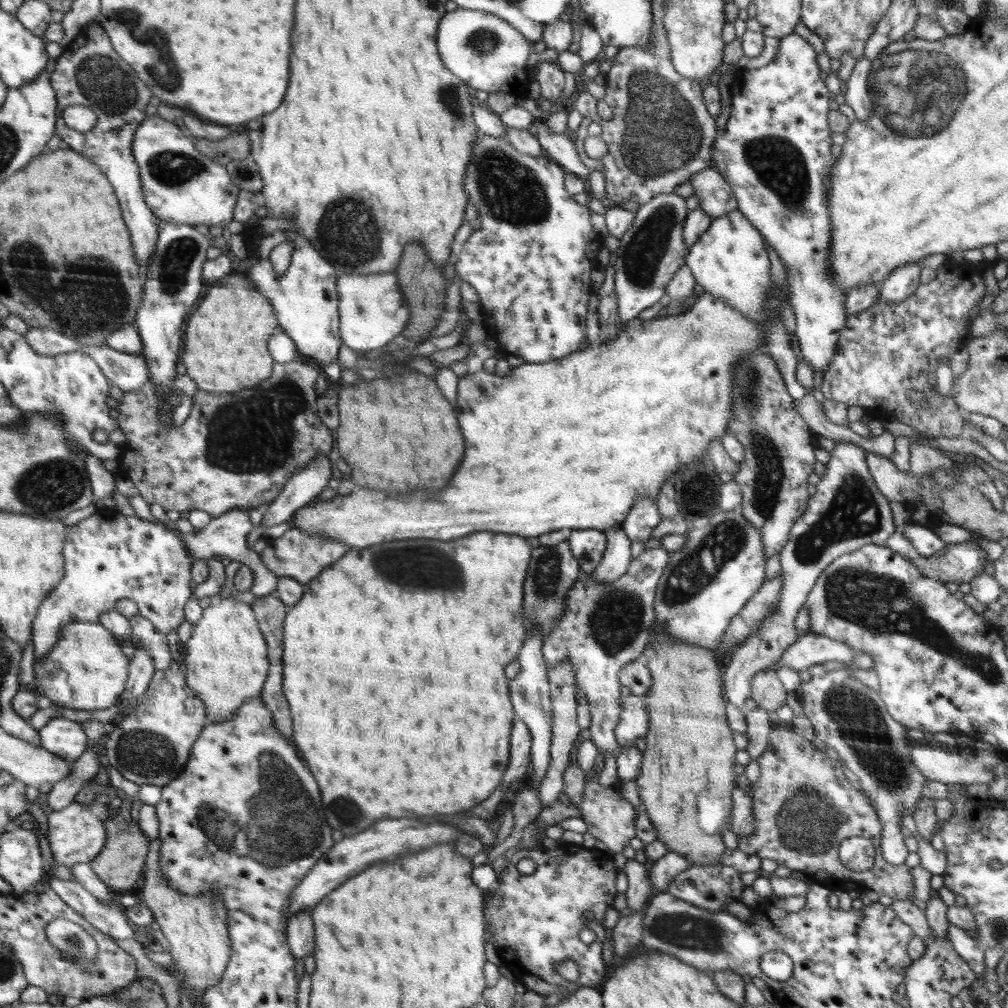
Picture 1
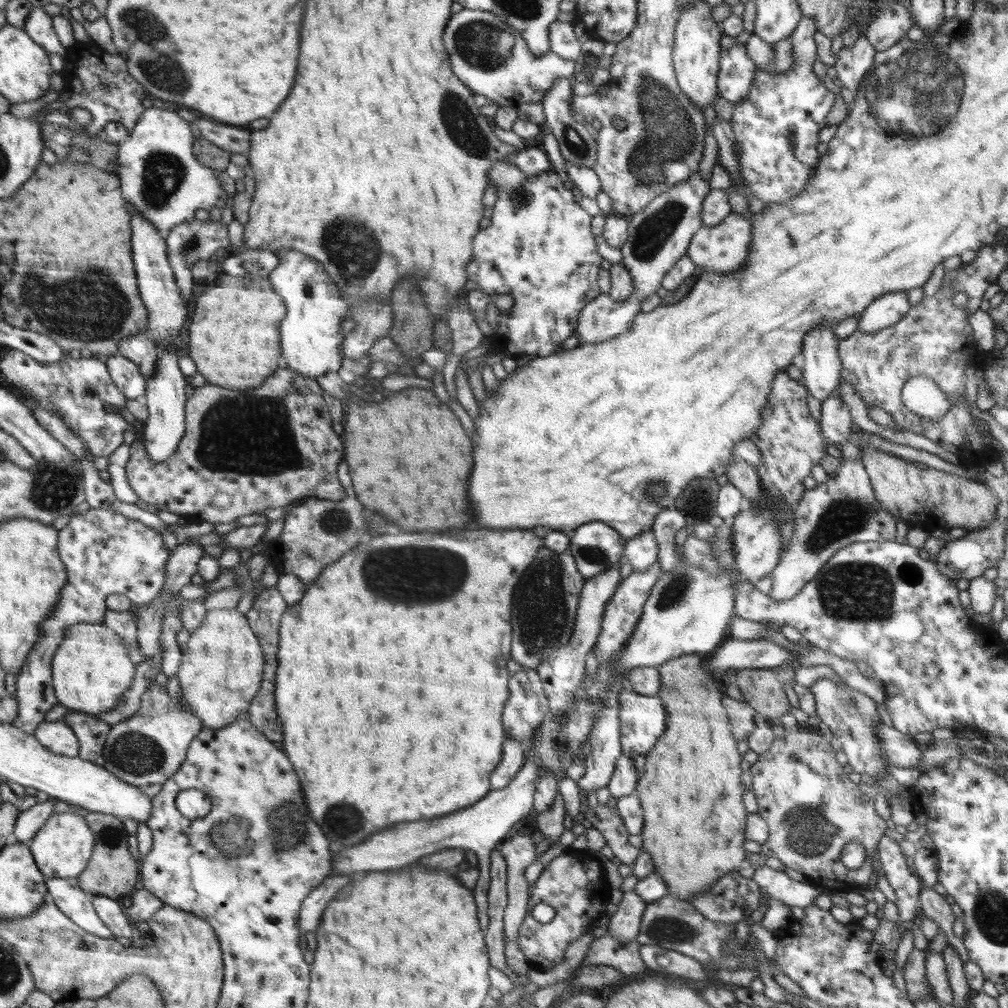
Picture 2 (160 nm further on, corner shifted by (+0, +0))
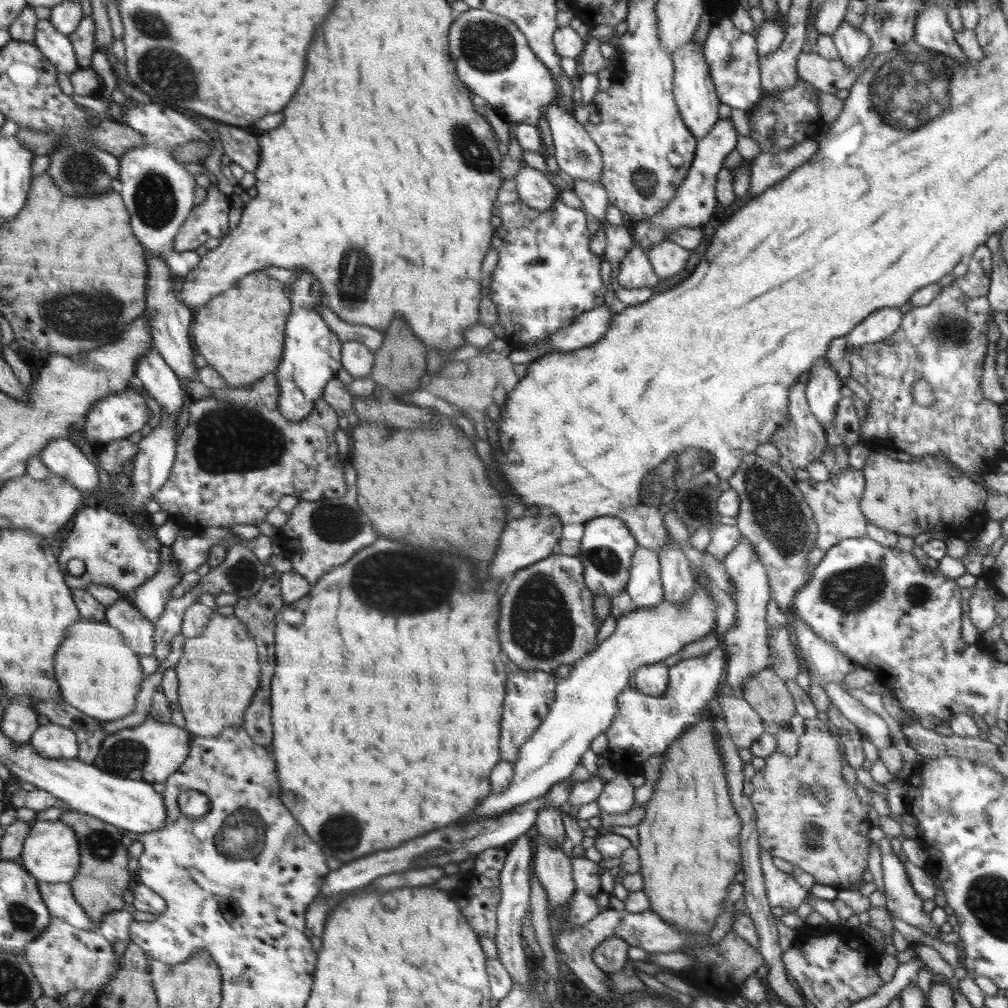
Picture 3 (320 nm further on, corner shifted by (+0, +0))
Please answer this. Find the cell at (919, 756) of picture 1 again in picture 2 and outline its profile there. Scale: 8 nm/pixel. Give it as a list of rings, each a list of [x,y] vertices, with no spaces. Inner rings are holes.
[[[883,722],[875,728],[875,733],[890,765],[902,768],[919,767],[923,751],[918,749],[911,735],[904,734]]]

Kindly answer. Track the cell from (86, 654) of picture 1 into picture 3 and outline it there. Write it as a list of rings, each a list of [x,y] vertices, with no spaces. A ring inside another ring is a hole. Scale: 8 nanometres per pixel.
[[[81,619],[69,628],[68,635],[61,648],[57,651],[55,668],[60,696],[73,708],[84,714],[102,721],[113,721],[128,716],[136,706],[136,694],[140,692],[140,684],[144,680],[141,662],[138,662],[138,652],[130,645],[126,646],[125,638],[116,628],[105,621],[86,621]]]

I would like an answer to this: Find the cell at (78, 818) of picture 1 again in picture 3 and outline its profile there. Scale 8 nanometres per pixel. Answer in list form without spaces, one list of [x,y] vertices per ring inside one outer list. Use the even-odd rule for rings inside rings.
[[[60,820],[34,821],[19,856],[25,869],[40,882],[70,882],[80,868],[78,840],[70,825]]]

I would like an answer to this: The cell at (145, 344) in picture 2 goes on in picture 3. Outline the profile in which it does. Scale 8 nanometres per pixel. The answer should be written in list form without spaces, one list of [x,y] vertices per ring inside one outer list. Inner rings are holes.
[[[149,348],[146,355],[142,355],[138,359],[136,368],[136,376],[142,381],[143,388],[147,395],[152,397],[161,410],[165,410],[171,416],[178,416],[180,410],[184,406],[184,392],[178,381],[179,378],[174,374],[174,371],[166,364],[164,358],[154,348]]]

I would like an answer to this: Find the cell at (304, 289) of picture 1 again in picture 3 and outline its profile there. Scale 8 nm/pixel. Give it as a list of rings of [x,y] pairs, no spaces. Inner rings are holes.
[[[292,268],[297,280],[287,284],[286,292],[289,292],[293,300],[293,314],[285,326],[285,352],[281,367],[273,372],[280,384],[281,415],[286,420],[301,422],[313,412],[315,400],[323,396],[323,390],[329,380],[336,378],[341,366],[341,346],[337,333],[334,333],[329,325],[322,320],[321,312],[317,311],[320,301],[326,303],[323,298],[324,288],[317,278],[303,268]]]

